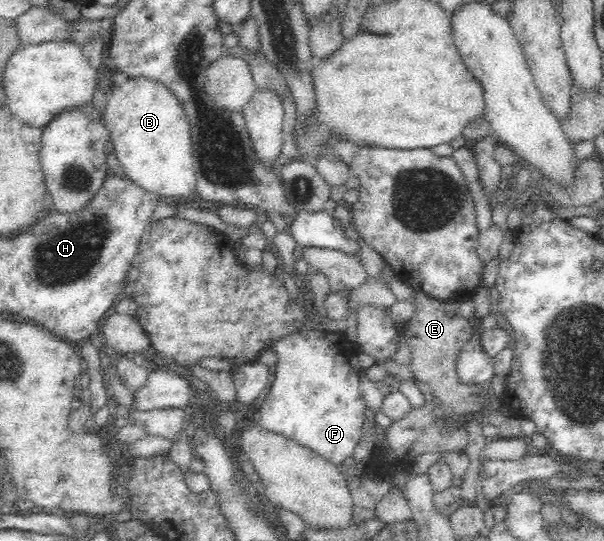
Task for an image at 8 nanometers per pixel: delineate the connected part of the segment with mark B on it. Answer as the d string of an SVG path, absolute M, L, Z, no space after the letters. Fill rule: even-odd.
M117 73L115 87L107 97L103 114L104 125L110 132L113 152L126 175L149 192L155 192L170 203L181 203L196 192L195 171L192 165L192 139L187 112L177 94L168 85L152 77L131 77Z

